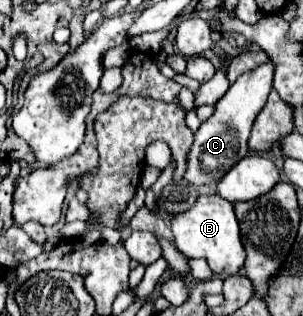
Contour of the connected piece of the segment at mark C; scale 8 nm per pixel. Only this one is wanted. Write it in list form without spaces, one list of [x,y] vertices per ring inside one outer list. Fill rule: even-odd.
[[[267,61],[265,65],[255,67],[253,71],[243,73],[231,87],[229,91],[217,101],[213,115],[201,123],[199,131],[195,133],[195,141],[187,153],[187,171],[183,179],[195,187],[209,185],[215,177],[223,177],[235,163],[241,161],[249,153],[247,139],[251,135],[251,127],[267,103],[267,97],[273,87],[273,61]]]

